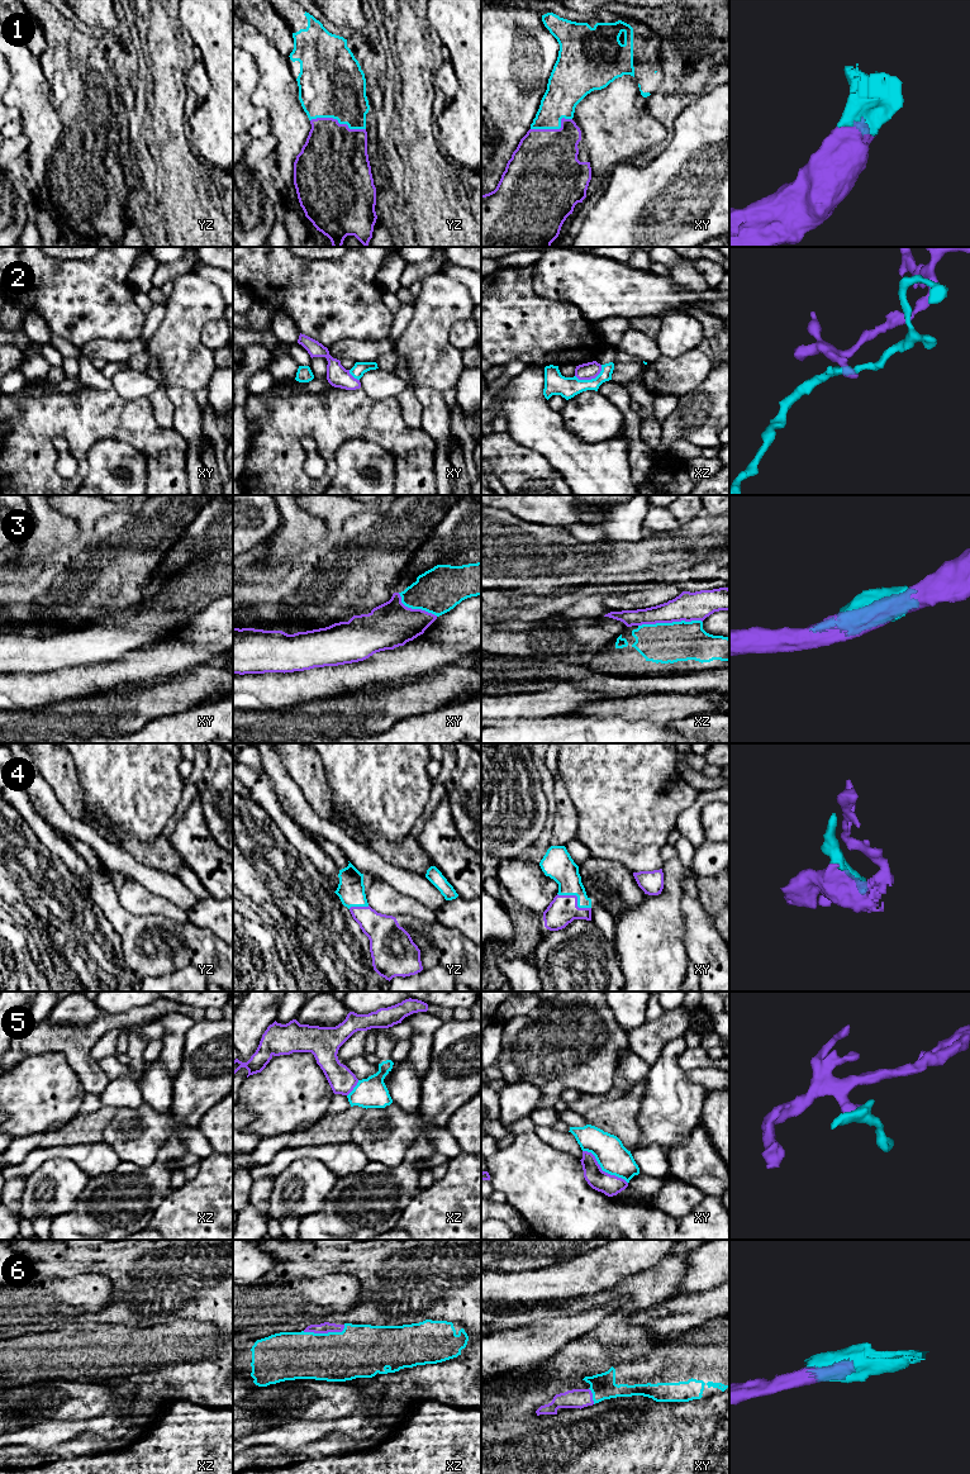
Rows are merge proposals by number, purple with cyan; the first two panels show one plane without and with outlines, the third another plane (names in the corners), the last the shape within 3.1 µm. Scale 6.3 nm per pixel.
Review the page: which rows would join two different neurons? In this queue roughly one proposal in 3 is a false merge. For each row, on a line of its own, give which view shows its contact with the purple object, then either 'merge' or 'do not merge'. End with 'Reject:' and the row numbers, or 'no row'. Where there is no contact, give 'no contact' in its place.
1: yz | merge
2: xz | do not merge
3: xz | do not merge
4: xy | merge
5: xy | do not merge
6: xz | merge
Reject: 2, 3, 5

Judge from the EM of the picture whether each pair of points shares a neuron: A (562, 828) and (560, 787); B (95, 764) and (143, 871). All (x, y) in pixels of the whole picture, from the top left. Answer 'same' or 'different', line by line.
A: same
B: different

